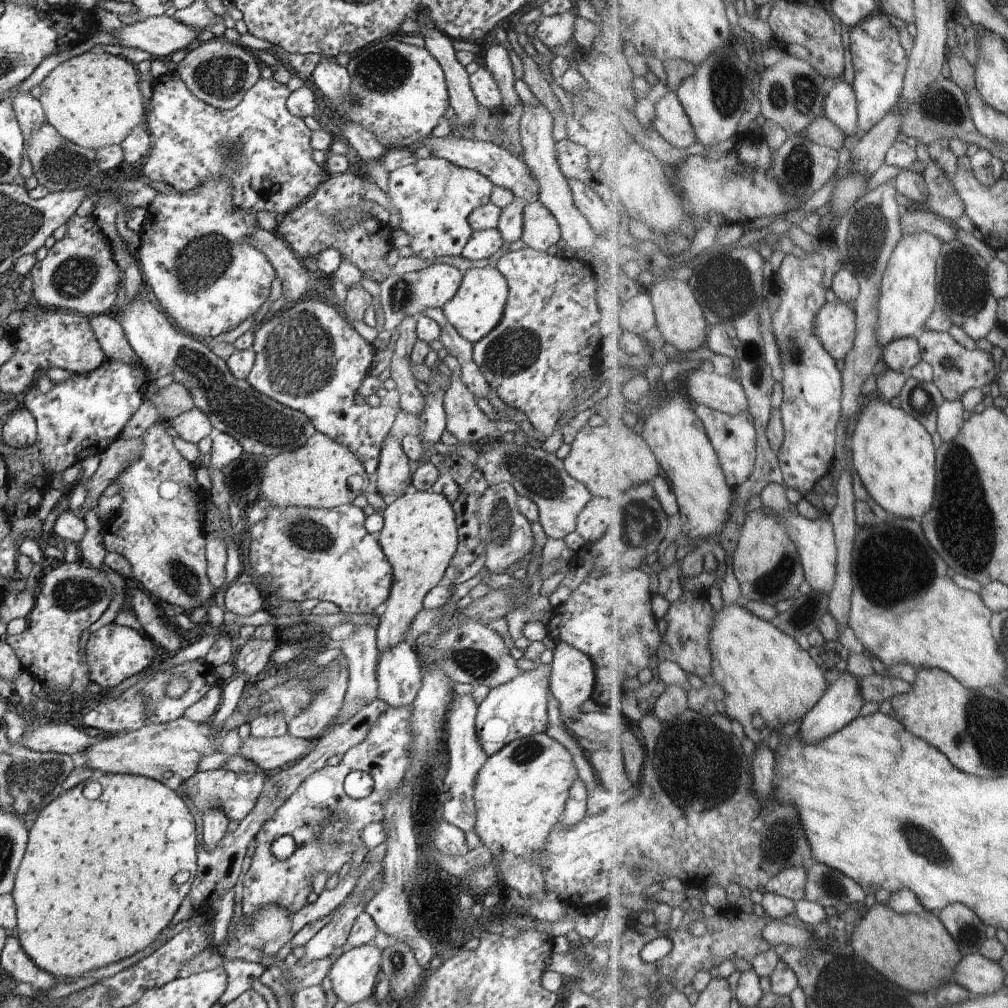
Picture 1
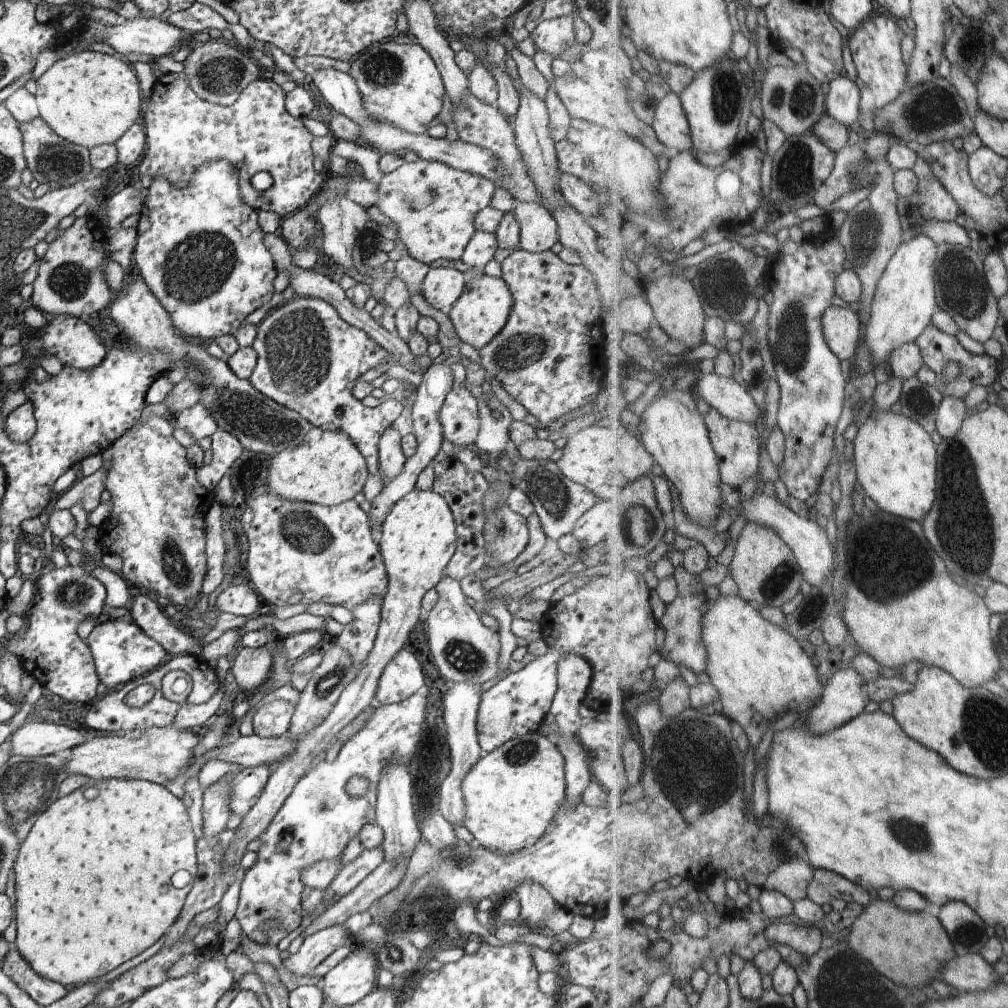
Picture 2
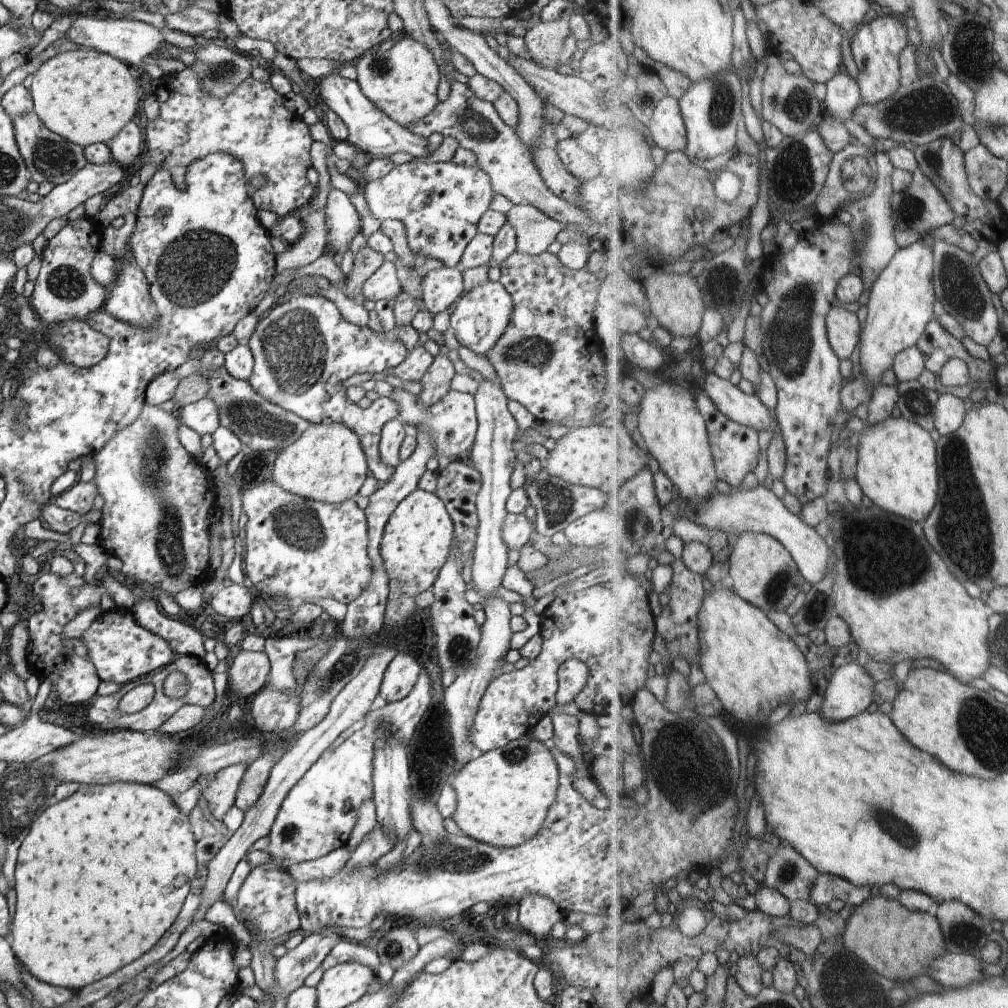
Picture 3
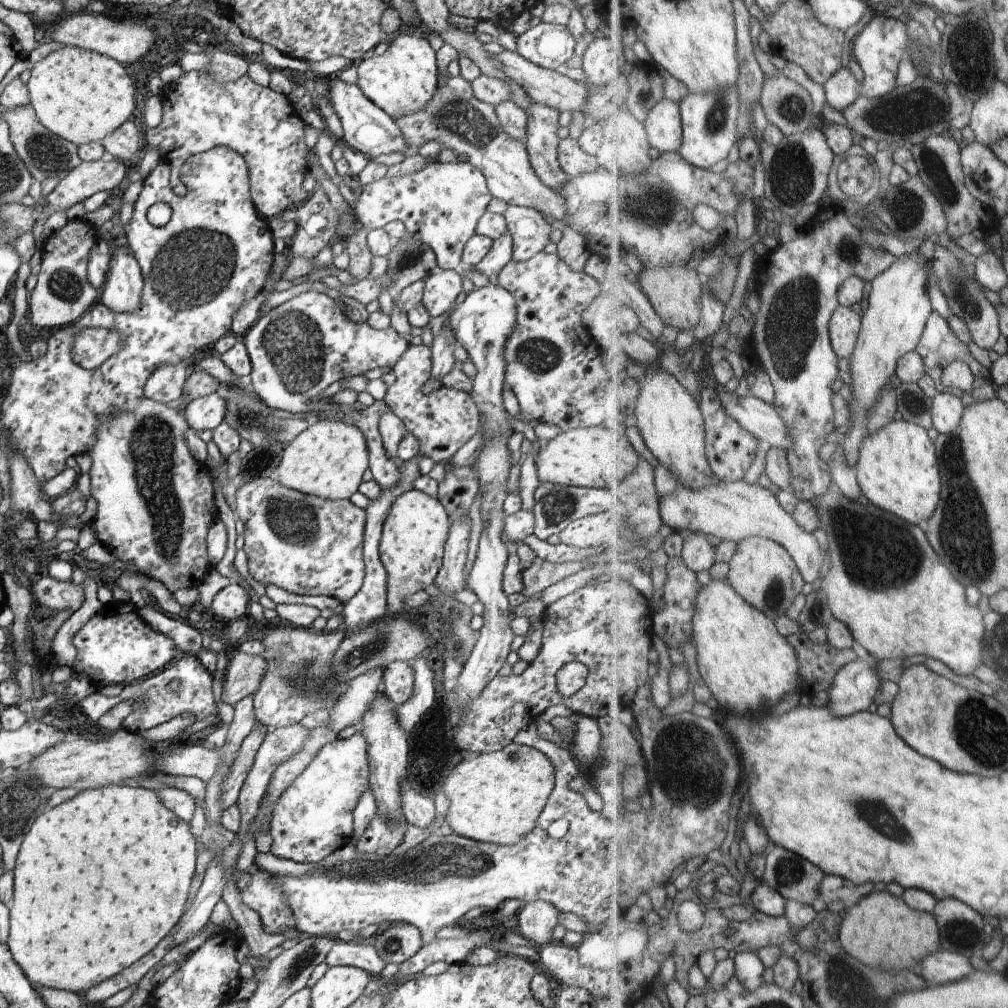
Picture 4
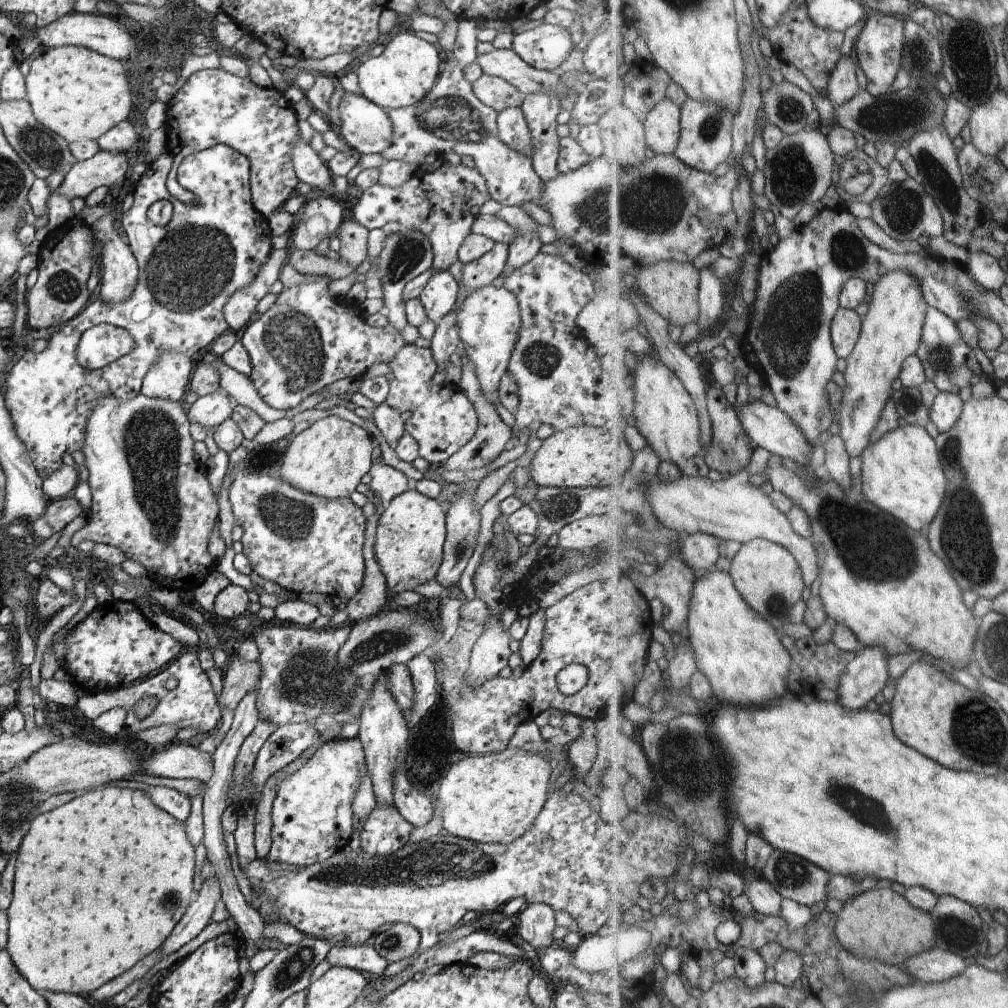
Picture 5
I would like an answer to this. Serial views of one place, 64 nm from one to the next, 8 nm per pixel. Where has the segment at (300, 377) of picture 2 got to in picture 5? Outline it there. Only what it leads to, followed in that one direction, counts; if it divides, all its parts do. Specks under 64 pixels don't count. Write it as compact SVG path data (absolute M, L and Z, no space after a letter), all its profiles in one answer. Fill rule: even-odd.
M328 276L320 277L323 277L322 280L312 280L312 282L304 282L302 284L294 285L291 288L284 288L283 291L279 293L279 298L271 309L266 313L256 315L255 318L249 322L248 326L240 332L241 343L244 345L244 348L246 348L251 358L252 372L250 377L252 382L254 383L260 398L263 398L264 402L268 406L272 406L272 408L283 411L286 411L289 408L296 408L296 406L298 406L302 400L308 398L310 394L322 390L325 386L331 385L337 380L348 377L362 377L370 366L374 366L374 364L378 364L378 362L389 364L400 350L402 350L402 347L407 344L400 333L398 333L398 329L391 324L386 325L384 328L370 326L362 319L358 303L354 302L354 300L347 300L346 296L343 295L340 298L333 297L330 283L332 280L330 280ZM376 443L376 454L375 454L373 463L371 464L370 470L368 472L367 481L368 483L370 483L372 490L374 490L376 494L378 494L378 496L380 497L380 500L384 504L388 504L388 502L390 502L395 496L402 494L404 491L409 490L412 487L412 482L407 478L406 475L404 475L404 473L384 463L384 459L382 459L382 457L380 456L380 453L377 451L377 443Z

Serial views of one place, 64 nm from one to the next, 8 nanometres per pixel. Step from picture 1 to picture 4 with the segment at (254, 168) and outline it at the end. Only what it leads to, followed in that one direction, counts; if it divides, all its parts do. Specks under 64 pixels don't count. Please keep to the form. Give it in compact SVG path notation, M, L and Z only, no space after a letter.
M184 71L178 82L165 85L159 96L163 106L162 120L156 128L146 129L146 142L150 149L157 149L161 160L168 161L171 168L171 187L178 196L187 193L186 185L180 180L180 171L188 158L214 147L228 147L241 154L245 160L249 170L251 199L263 217L280 217L282 212L304 202L308 196L308 192L302 188L309 152L304 141L306 124L294 112L286 95L275 92L269 86L258 85L247 74L235 81L218 83L209 73Z

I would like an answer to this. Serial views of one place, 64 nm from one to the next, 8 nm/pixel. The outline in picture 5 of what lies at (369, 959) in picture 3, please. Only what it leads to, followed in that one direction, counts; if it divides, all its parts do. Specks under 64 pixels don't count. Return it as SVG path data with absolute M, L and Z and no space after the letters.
M356 943L356 946L339 946L335 944L327 954L332 967L348 967L359 970L374 982L383 979L383 972L389 962L380 956L373 946Z

